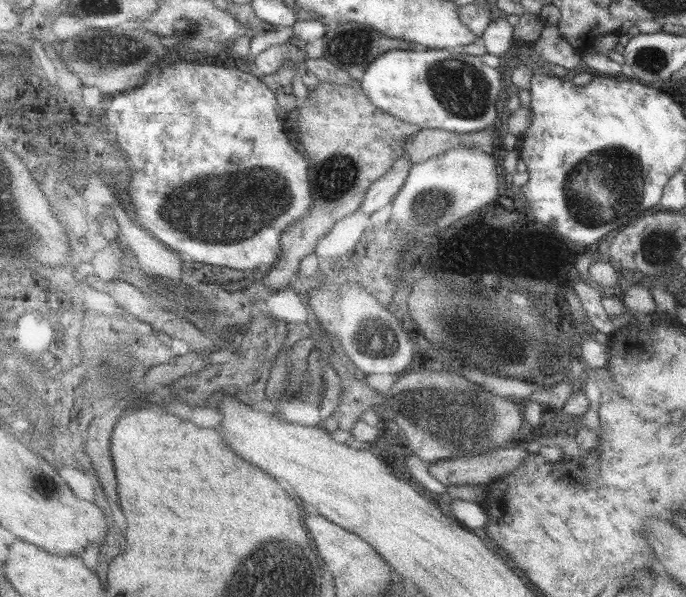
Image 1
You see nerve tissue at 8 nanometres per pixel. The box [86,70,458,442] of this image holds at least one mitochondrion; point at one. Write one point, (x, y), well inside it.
(244, 221)

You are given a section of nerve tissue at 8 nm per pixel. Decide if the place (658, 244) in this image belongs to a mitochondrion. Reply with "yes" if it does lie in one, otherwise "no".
yes

